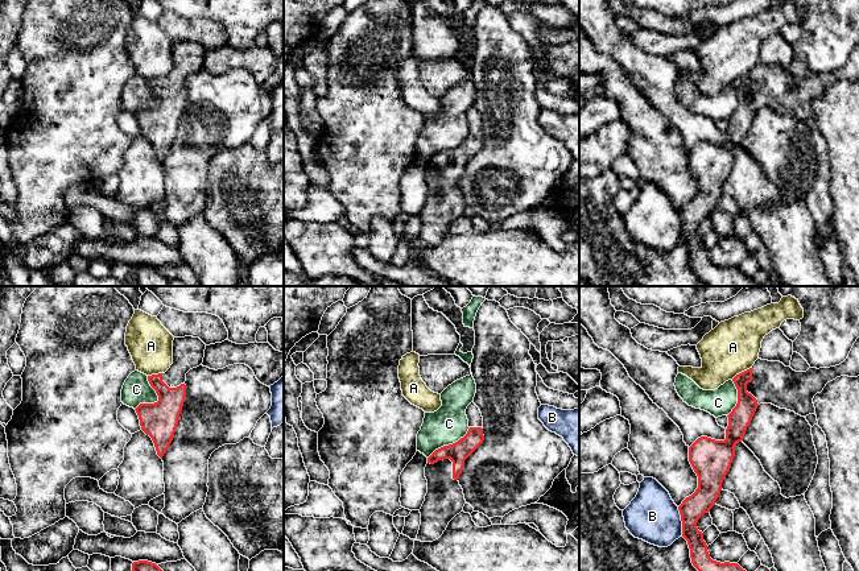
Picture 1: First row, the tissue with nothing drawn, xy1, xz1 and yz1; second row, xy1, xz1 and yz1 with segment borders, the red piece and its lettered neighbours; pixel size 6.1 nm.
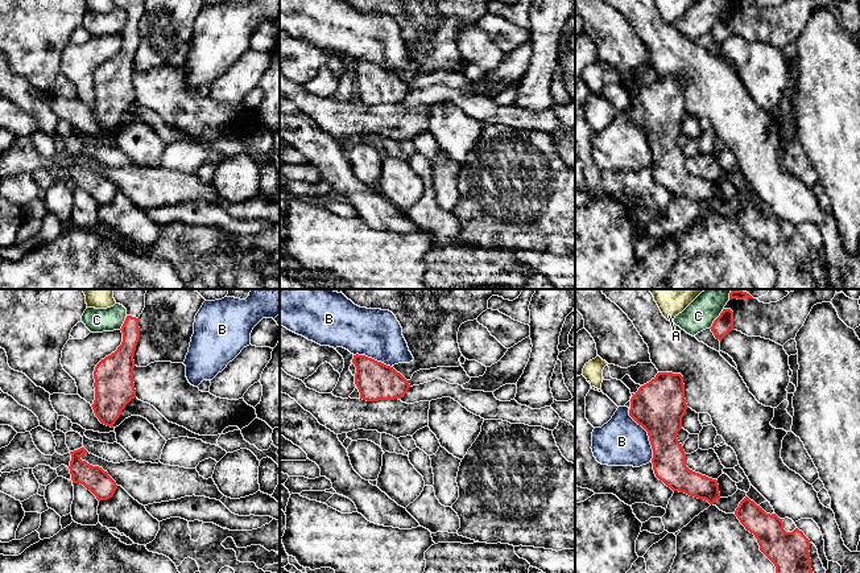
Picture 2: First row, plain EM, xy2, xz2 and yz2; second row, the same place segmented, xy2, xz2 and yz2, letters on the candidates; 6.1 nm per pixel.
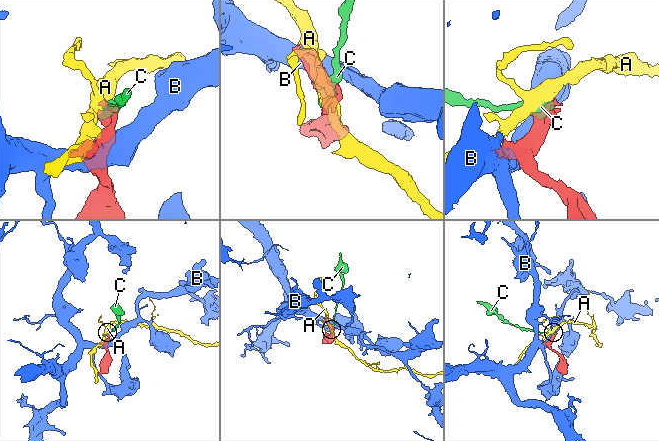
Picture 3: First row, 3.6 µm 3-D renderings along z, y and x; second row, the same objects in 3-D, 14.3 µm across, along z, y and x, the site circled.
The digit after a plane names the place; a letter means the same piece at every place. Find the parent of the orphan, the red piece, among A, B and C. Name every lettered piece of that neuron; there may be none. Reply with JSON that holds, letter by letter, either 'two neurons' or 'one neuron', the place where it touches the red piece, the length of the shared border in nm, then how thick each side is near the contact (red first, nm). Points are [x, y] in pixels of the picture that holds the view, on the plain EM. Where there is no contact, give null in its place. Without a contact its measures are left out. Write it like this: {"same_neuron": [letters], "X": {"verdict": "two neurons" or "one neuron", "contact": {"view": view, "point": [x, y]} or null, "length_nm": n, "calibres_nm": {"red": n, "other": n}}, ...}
{"same_neuron": [], "A": {"verdict": "two neurons", "contact": {"view": "yz1", "point": [742, 77]}, "length_nm": 150, "calibres_nm": {"red": 120, "other": 320}}, "B": {"verdict": "two neurons", "contact": {"view": "yz2", "point": [648, 139]}, "length_nm": 360, "calibres_nm": {"red": 320, "other": 300}}, "C": {"verdict": "two neurons", "contact": {"view": "xy1", "point": [159, 104]}, "length_nm": 220, "calibres_nm": {"red": 220, "other": 170}}}

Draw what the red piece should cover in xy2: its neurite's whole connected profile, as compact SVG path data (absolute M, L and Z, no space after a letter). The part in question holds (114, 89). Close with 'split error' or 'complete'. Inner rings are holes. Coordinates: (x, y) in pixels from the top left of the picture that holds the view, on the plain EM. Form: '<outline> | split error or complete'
M113 0L113 3L127 13L127 22L120 33L123 46L115 57L96 69L95 104L91 110L99 125L111 132L125 110L136 102L133 61L140 42L138 21L145 12L145 0Z | split error

